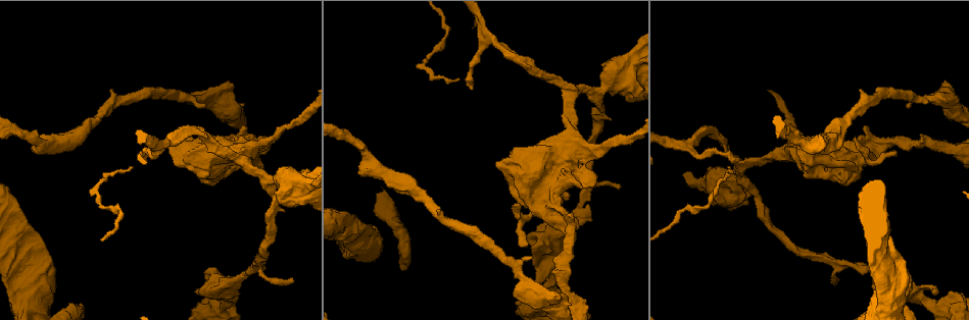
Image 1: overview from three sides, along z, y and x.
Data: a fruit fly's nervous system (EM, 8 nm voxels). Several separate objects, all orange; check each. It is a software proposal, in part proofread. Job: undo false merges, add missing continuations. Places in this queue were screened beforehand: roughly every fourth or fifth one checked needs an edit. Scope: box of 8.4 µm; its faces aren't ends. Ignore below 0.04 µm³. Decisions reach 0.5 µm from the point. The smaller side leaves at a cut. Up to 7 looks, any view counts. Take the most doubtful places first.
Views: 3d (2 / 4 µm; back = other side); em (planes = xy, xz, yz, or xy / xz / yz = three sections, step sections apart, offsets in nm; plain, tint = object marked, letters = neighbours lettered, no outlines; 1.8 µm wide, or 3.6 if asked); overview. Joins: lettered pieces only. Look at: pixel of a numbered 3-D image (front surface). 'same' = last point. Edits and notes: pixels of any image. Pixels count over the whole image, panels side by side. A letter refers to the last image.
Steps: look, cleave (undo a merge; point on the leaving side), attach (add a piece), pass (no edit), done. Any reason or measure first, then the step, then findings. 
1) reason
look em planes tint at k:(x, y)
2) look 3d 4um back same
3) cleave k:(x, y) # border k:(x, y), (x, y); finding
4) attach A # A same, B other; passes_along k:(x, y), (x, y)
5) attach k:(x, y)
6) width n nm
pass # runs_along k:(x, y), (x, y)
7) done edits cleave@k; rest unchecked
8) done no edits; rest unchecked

looks like a crossing
look 3d 4um at 1:(302, 185)

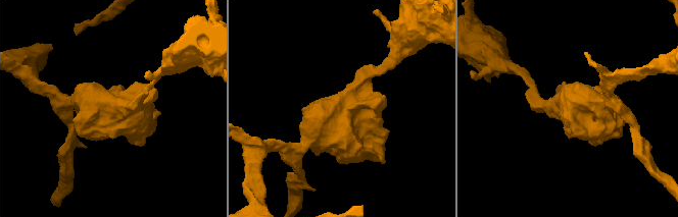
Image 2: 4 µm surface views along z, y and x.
look em 3.6um planes plain at 2:(114, 109)

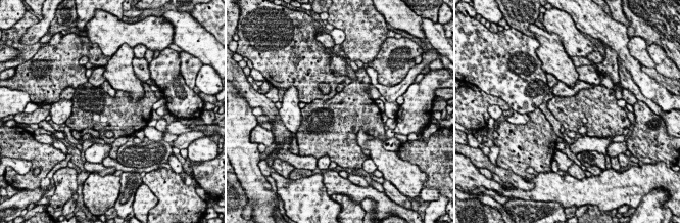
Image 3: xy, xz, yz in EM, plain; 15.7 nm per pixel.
see the neighbours
look em 3.6um planes letters same

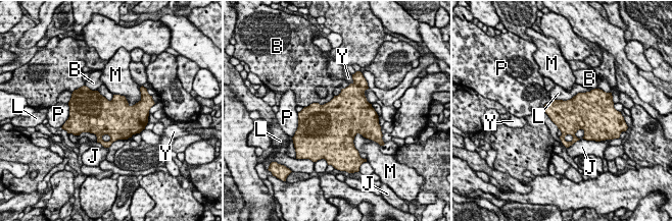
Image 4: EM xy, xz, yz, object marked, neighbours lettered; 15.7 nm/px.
width 500 nm; longest_contact L 700 nm
pass # B other, J other, L other, M other, P other, Y other; one cell here

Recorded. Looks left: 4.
branch stops here
look 3d 4um at 1:(227, 82)

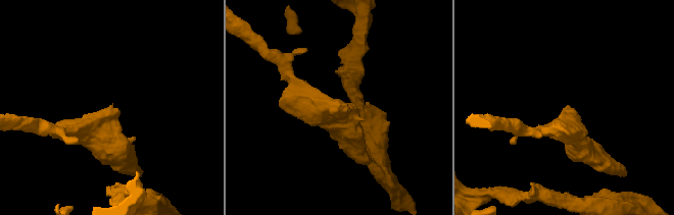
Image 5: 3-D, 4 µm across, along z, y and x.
look em planes letters at 5:(112, 105)

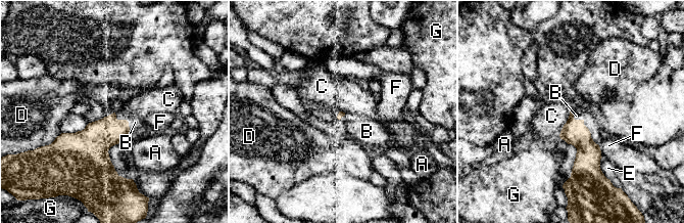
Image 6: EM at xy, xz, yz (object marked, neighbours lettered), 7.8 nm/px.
longest_contact C 200 nm
attach B # A other, B same, C other, D other, E other, F other, G other; it goes on there

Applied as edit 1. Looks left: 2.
looks like a crossing
look 3d 2um at 1:(245, 152)

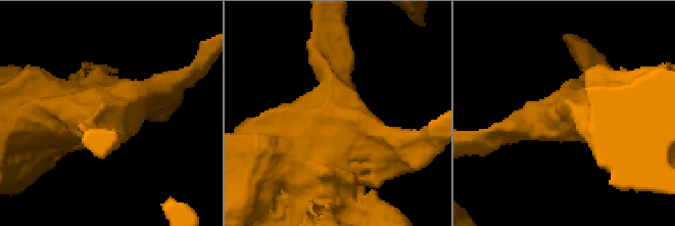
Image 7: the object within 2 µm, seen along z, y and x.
need the tissue
look em planes letters at 7:(330, 112)

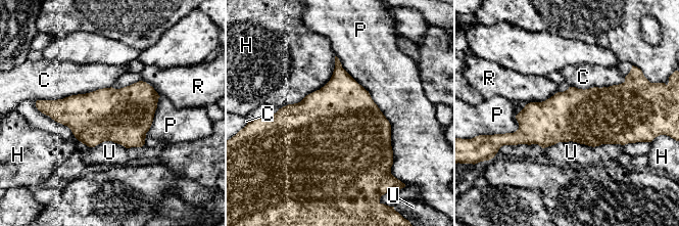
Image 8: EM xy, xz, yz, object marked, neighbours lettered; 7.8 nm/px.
width 440 nm
pass # C other, H other, P other, R other, U other; border 8:(335, 55), (331, 78), (312, 92); continuous, no second cell

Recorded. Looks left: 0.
done edits attach@6; rest unchecked

